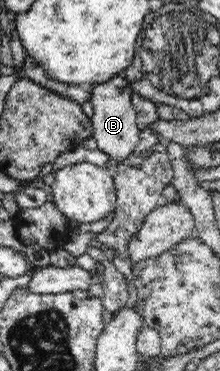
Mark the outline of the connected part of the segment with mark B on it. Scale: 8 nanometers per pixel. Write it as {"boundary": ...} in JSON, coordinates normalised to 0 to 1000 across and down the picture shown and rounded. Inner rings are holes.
{"boundary":[[[523,208],[414,232],[423,364],[441,399],[532,445],[559,445],[623,402],[645,356],[618,329],[618,294],[600,280],[600,240],[568,210]]]}

